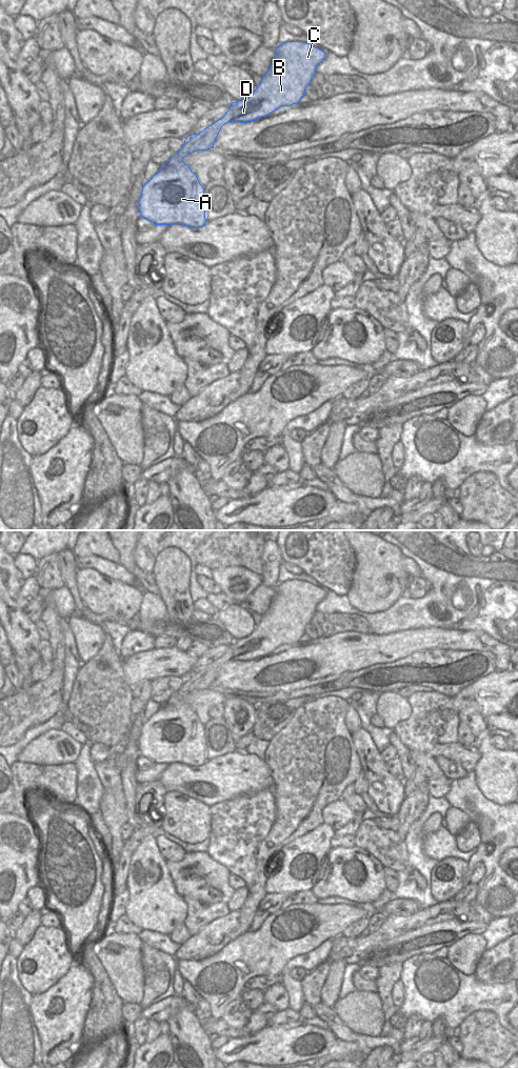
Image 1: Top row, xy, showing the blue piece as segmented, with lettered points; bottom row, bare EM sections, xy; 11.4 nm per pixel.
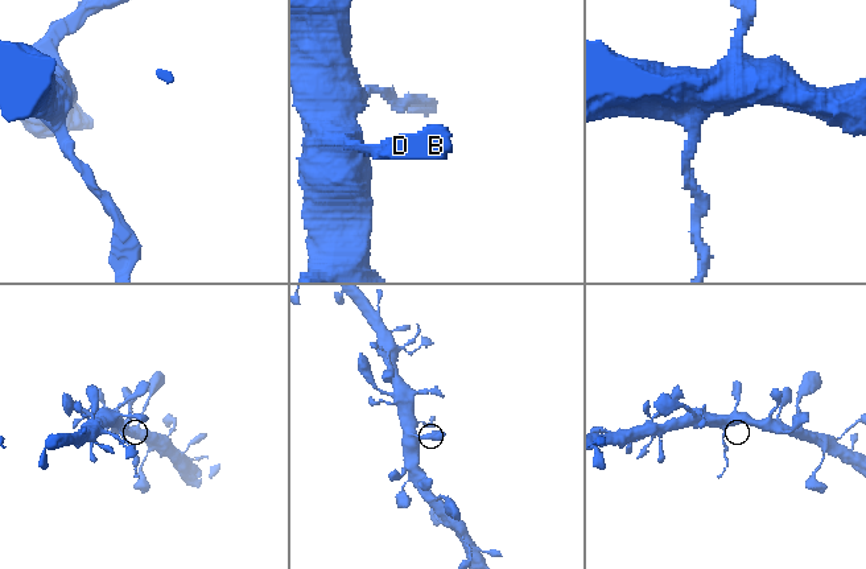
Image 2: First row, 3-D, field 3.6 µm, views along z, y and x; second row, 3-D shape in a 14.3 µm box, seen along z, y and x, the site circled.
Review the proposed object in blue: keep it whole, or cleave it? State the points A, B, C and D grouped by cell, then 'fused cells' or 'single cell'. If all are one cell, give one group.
A B C D | single cell

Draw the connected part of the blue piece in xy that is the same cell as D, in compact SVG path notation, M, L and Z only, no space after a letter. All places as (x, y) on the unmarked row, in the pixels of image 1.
M286 580L276 586L275 598L262 616L255 630L246 638L233 641L225 653L199 672L188 673L181 688L172 695L152 718L144 722L141 735L138 740L140 755L155 764L181 763L190 767L200 767L207 761L205 758L204 726L183 697L197 689L214 687L214 682L221 666L226 662L238 660L246 662L261 655L268 654L281 645L291 645L300 642L305 633L305 627L316 612L317 604L326 593L323 589L303 580Z

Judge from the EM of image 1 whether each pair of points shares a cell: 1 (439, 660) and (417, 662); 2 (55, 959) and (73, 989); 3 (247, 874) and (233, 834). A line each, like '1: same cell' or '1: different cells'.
1: same cell
2: different cells
3: same cell

